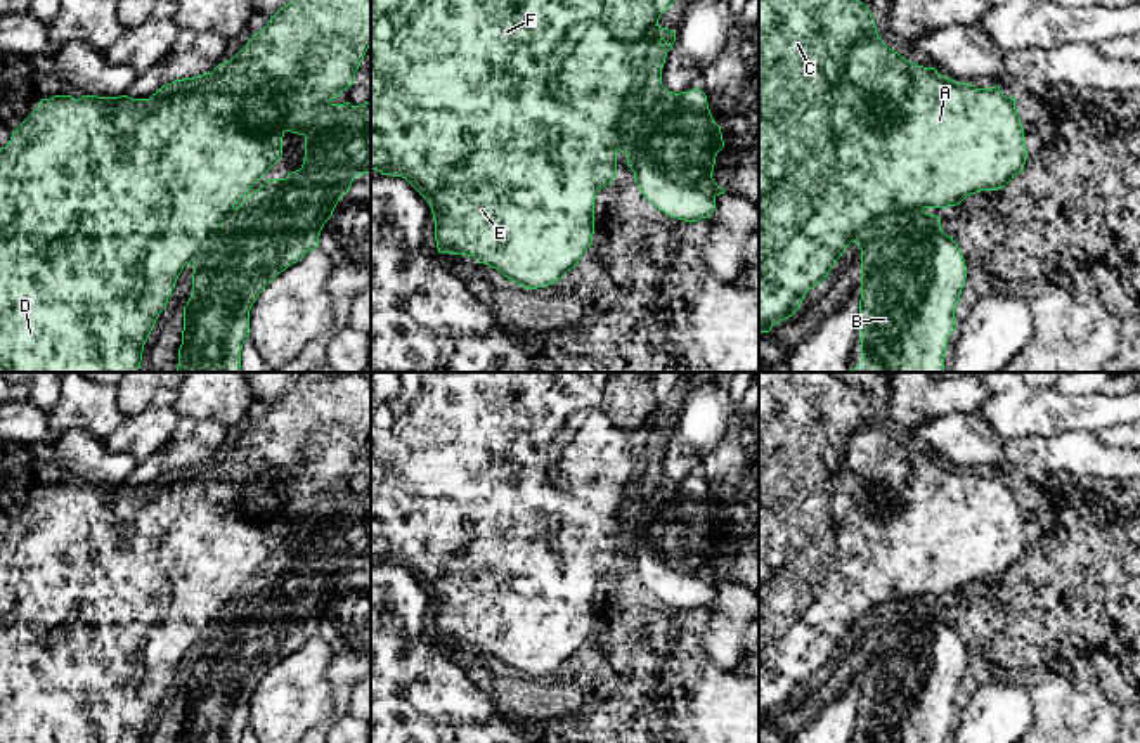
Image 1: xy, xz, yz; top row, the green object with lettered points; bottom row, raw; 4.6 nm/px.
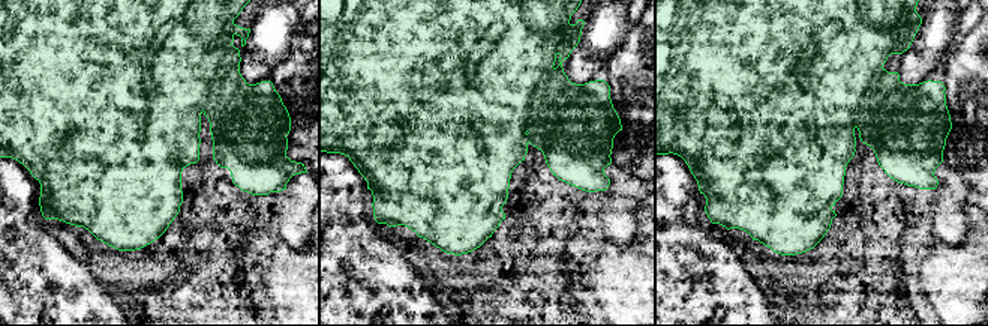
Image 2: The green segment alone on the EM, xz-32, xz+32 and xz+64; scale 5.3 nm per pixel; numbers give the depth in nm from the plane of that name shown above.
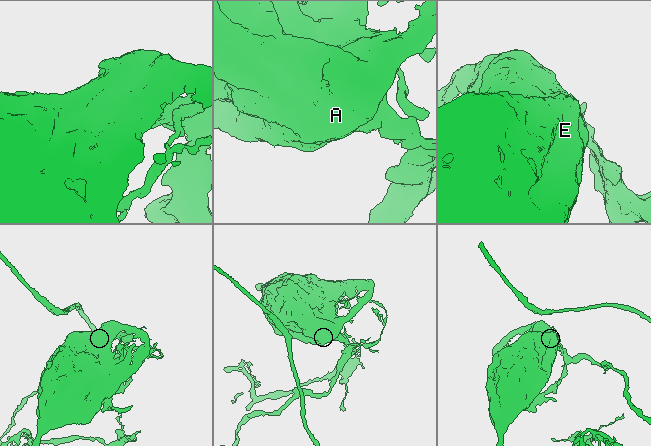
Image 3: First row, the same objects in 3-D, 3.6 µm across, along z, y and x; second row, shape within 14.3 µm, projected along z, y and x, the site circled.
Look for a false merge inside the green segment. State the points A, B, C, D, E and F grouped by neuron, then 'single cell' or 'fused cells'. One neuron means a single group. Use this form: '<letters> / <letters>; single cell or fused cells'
A C D E F / B; fused cells

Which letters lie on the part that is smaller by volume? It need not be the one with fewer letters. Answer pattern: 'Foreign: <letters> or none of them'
Foreign: B

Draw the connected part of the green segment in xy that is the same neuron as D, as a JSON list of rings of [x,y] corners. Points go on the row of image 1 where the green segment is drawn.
[[[293,0],[270,16],[269,24],[230,61],[218,64],[211,73],[163,85],[149,99],[42,99],[0,149],[0,372],[139,372],[144,345],[187,262],[234,204],[281,159],[284,133],[305,135],[321,123],[326,104],[353,85],[369,47],[371,0]]]

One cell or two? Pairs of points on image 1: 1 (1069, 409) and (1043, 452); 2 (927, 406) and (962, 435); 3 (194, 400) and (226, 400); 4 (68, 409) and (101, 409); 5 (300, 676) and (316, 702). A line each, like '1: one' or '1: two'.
1: two
2: two
3: one
4: one
5: one

